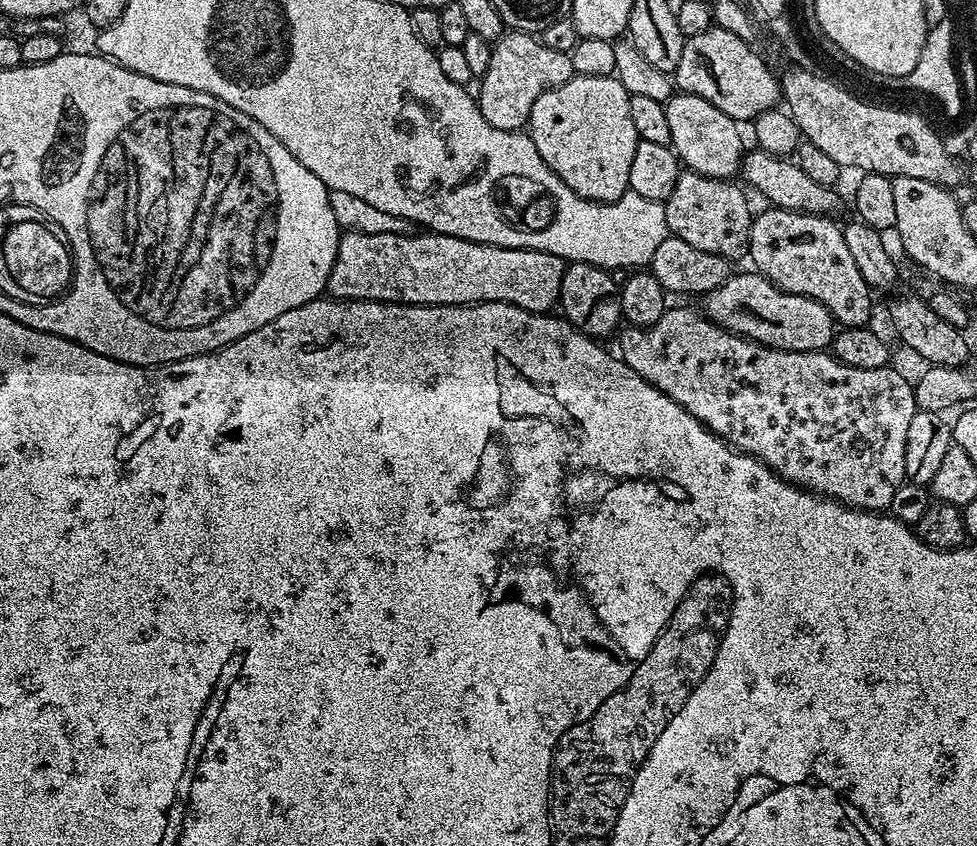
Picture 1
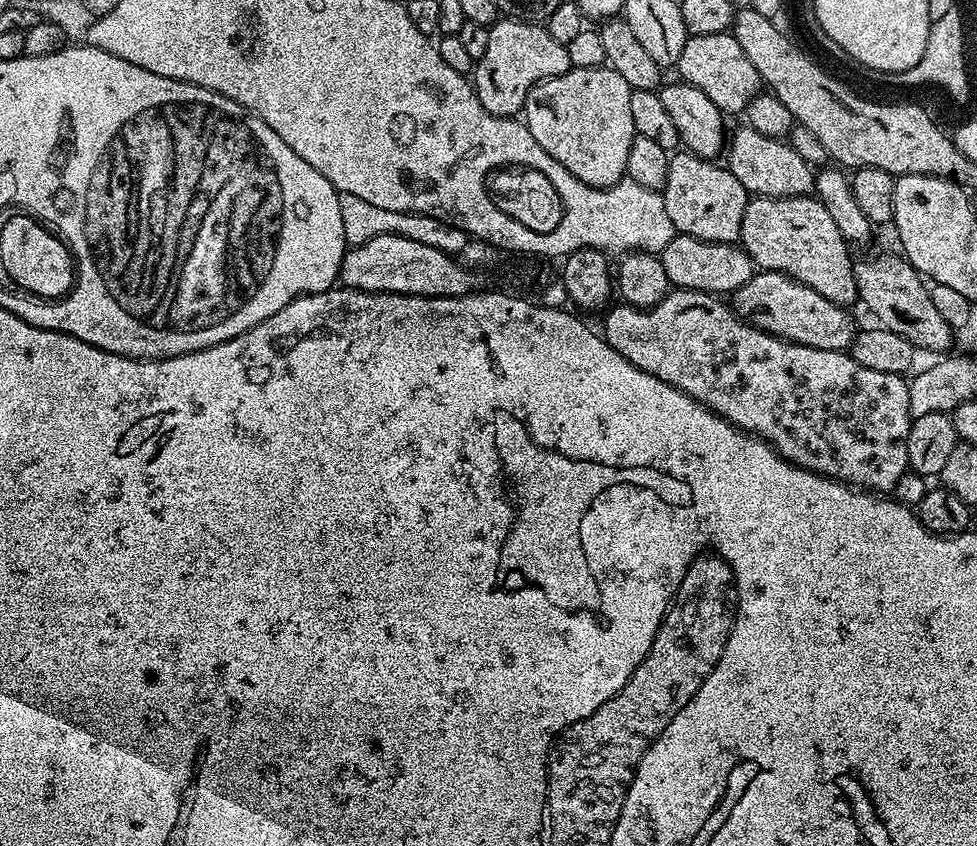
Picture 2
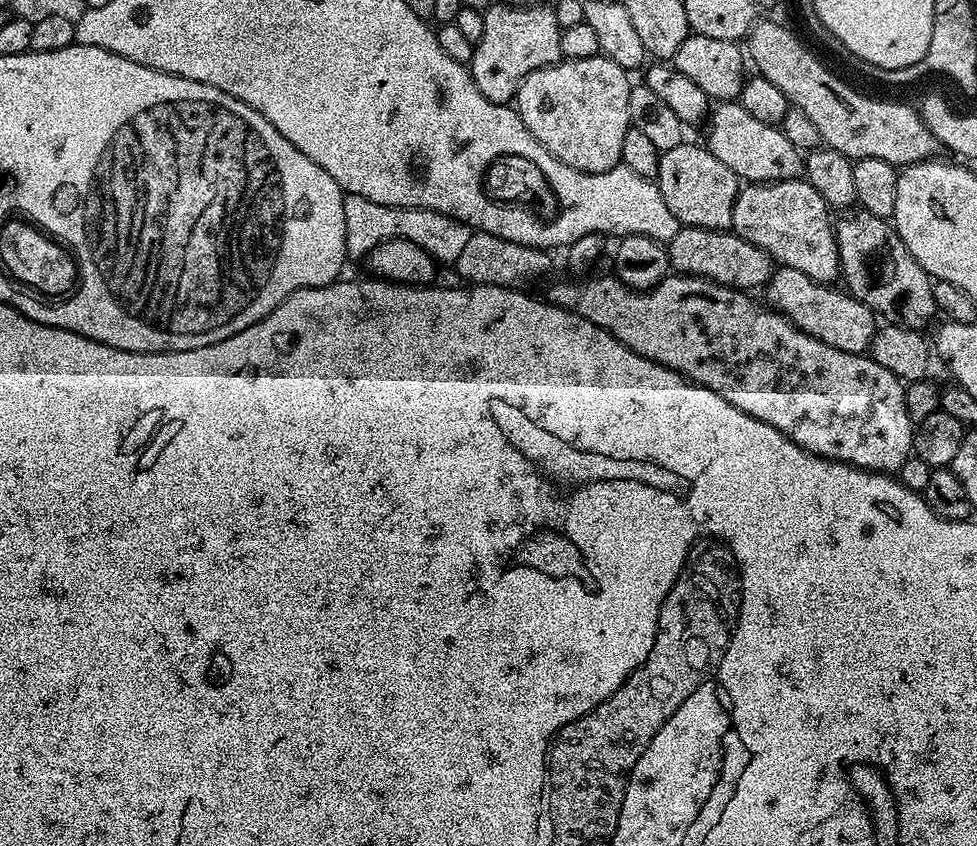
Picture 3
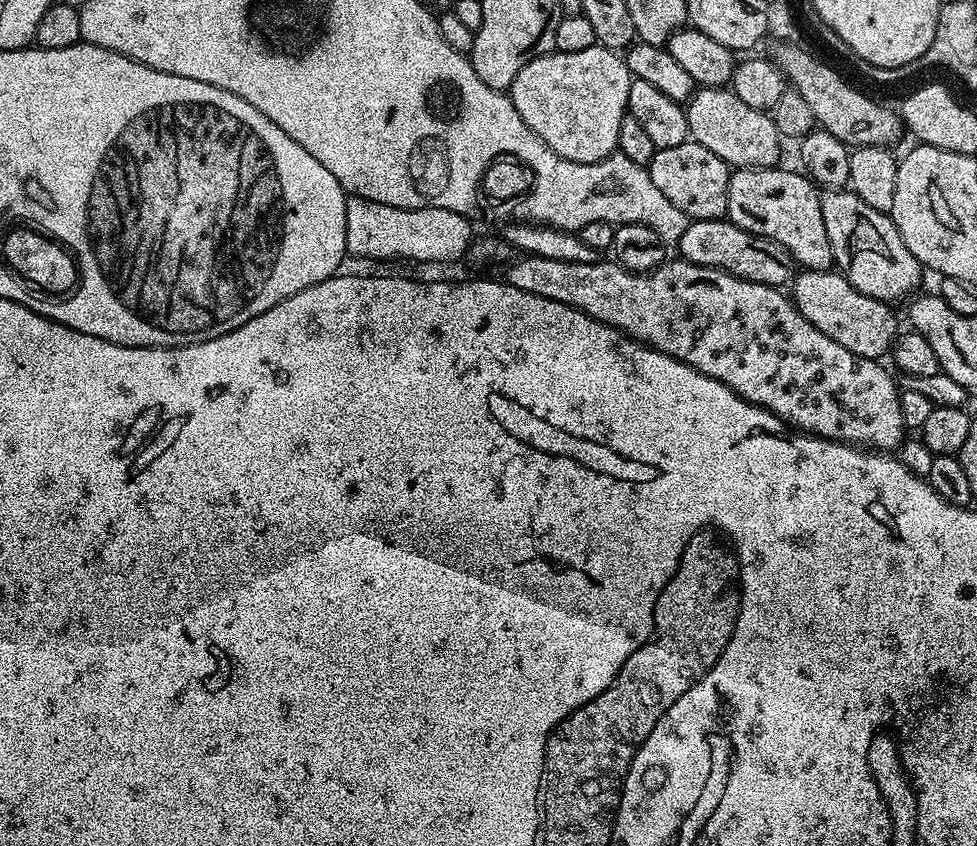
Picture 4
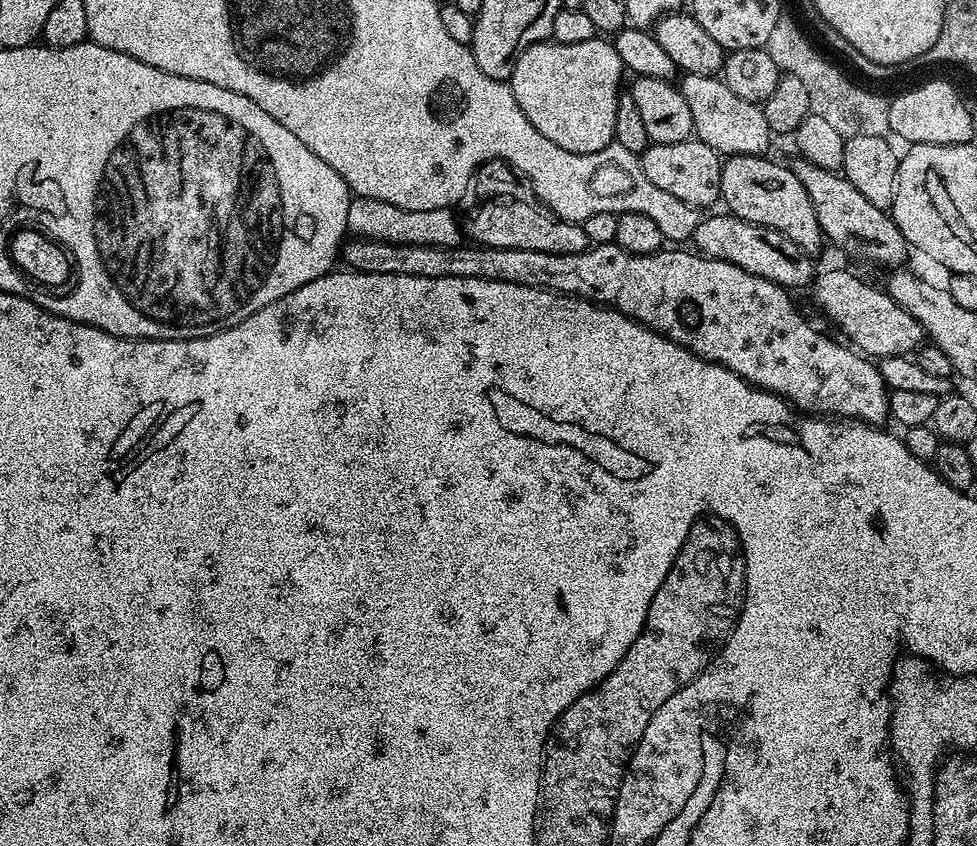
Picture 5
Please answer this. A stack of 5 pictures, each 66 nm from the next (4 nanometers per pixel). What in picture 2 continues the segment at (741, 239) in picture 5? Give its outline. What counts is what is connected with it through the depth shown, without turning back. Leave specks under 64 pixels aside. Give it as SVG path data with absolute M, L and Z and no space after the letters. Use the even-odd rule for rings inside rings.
M680 233L672 237L659 257L669 285L675 289L694 289L712 295L735 292L749 281L754 271L752 259L743 247L728 243L706 243Z

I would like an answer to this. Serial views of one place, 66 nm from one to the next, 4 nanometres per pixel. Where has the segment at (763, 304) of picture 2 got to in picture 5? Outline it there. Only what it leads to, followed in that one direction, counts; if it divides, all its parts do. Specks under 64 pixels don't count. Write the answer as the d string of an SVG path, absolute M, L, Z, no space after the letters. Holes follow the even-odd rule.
M844 268L821 271L812 281L810 292L817 306L828 315L829 322L845 336L841 337L855 351L869 358L908 356L925 343L923 327L894 298L888 296L883 287L875 288Z

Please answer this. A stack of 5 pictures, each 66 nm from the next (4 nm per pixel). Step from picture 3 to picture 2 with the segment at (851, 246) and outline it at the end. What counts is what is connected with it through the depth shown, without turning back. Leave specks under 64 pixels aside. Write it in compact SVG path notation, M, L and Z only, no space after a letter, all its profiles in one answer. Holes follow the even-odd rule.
M900 254L872 256L869 260L857 259L854 267L859 303L864 303L880 319L877 320L879 327L889 328L894 334L902 334L902 338L906 338L906 342L910 342L917 350L925 348L928 352L944 354L951 349L948 347L953 347L953 328L946 322L946 318L942 318L942 314L938 314L925 277L916 271L907 258Z

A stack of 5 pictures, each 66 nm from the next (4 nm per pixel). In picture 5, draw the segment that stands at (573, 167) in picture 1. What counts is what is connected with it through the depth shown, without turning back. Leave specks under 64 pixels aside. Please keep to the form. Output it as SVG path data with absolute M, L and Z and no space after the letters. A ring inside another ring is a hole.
M607 39L535 44L516 59L510 77L514 98L518 106L522 106L522 114L530 118L530 126L534 126L538 134L550 138L554 146L562 146L562 150L570 150L574 154L594 154L614 140L614 114L618 114L618 98L622 95L620 79L626 76L626 69L622 58L618 58L615 43L608 41L607 44L604 40Z

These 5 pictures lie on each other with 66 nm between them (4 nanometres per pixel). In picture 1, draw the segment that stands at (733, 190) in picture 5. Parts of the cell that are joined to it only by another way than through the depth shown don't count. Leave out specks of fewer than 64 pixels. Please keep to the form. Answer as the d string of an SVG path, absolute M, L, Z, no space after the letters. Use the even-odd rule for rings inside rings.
M773 206L765 207L765 212L757 211L752 221L750 228L750 238L748 239L748 251L747 255L752 256L755 271L759 272L761 276L772 284L775 284L777 288L781 288L783 292L789 292L790 294L798 294L799 296L809 296L814 298L818 302L822 302L822 306L826 306L826 310L830 310L833 321L837 325L844 328L862 328L869 323L868 319L872 316L872 296L874 296L873 289L868 287L868 284L862 278L862 274L858 270L858 265L854 263L854 258L850 255L850 250L846 247L846 238L844 237L843 227L838 223L835 224L835 219L829 218L827 215L816 215L814 213L792 212L790 209L782 209Z

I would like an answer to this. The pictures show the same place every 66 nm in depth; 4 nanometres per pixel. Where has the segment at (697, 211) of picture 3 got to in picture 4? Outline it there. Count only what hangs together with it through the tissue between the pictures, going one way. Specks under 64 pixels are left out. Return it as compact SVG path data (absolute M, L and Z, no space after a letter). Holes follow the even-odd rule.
M689 138L678 146L657 148L654 158L646 166L654 186L688 216L689 221L722 220L728 214L728 187L732 172L729 164L713 151Z

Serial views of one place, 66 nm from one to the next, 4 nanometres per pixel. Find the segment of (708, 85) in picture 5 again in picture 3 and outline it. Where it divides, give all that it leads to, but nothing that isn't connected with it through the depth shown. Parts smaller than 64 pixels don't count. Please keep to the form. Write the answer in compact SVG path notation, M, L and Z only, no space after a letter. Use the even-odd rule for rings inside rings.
M737 101L717 103L708 116L706 146L745 183L772 183L797 179L803 173L803 155L777 125L760 122Z

